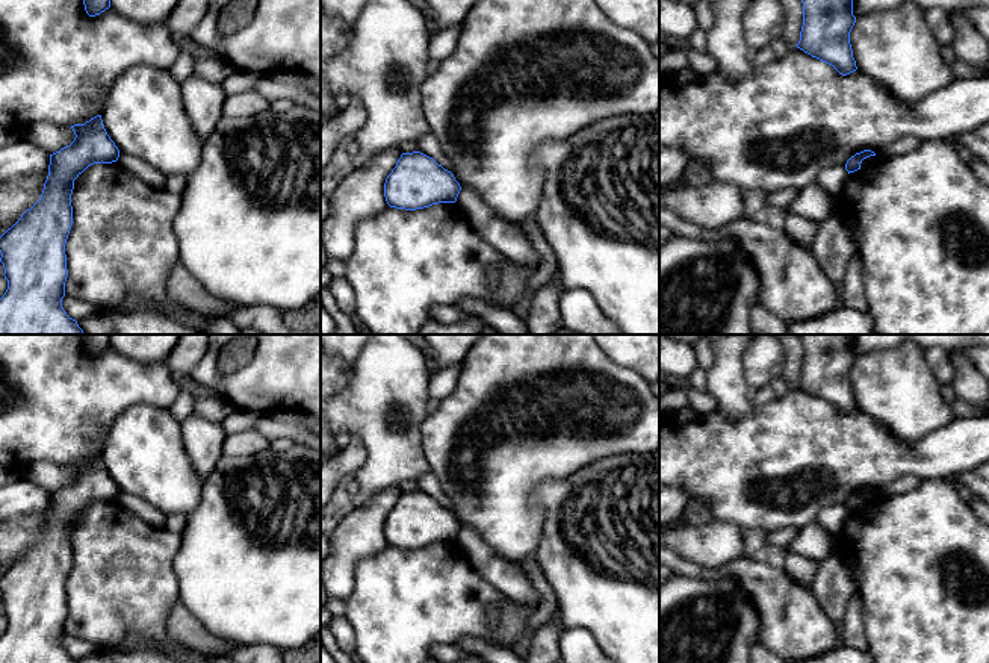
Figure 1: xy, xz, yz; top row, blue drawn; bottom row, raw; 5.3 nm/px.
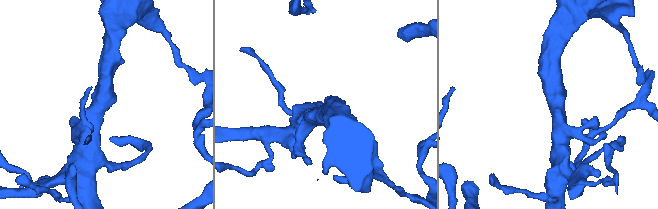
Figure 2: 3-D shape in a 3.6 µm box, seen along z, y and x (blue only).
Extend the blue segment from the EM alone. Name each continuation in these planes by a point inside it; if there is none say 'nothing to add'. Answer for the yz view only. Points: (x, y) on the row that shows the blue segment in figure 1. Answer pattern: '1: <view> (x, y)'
nothing to add

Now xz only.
nothing to add

